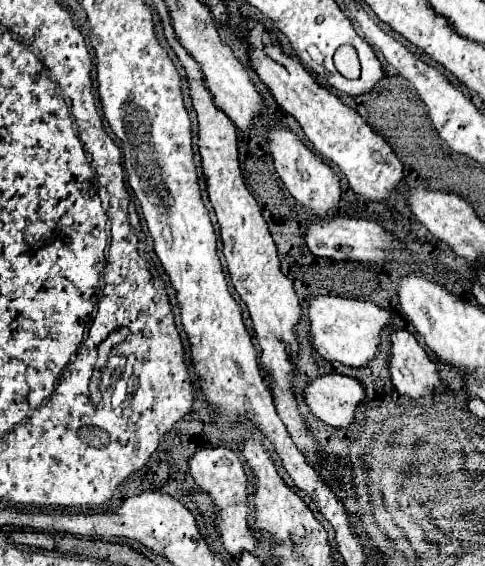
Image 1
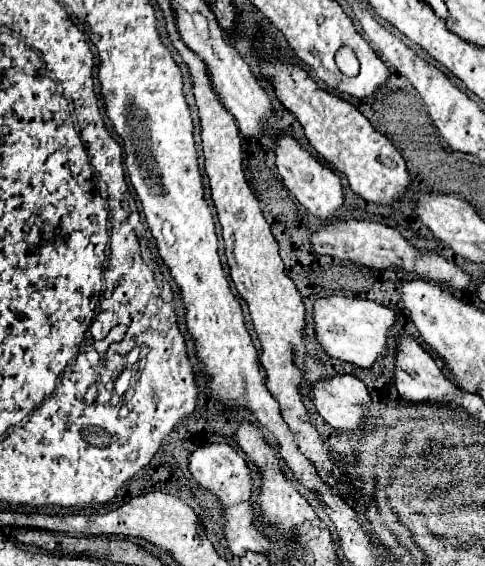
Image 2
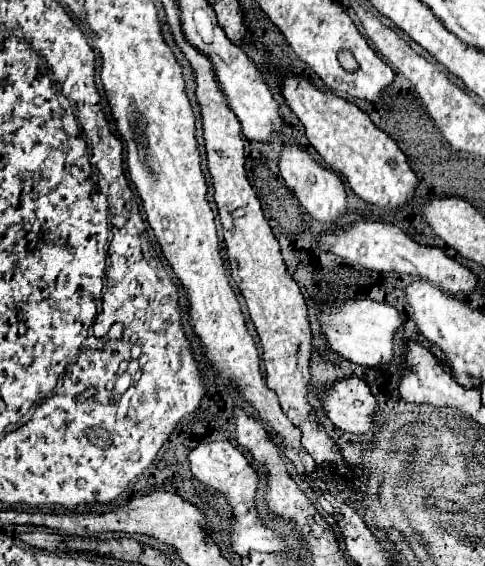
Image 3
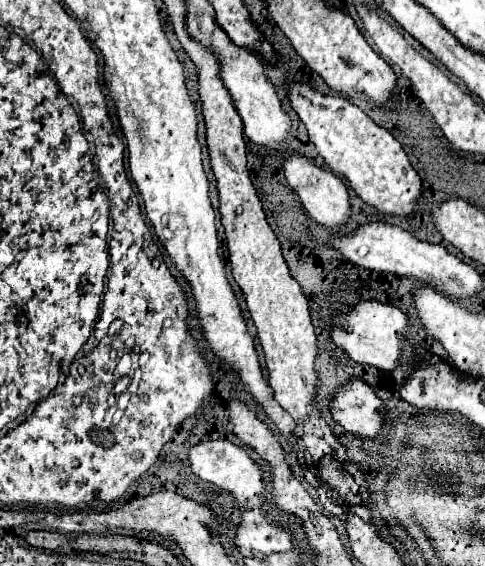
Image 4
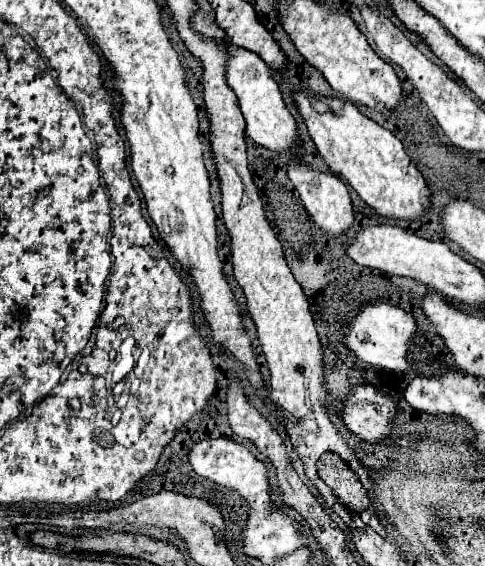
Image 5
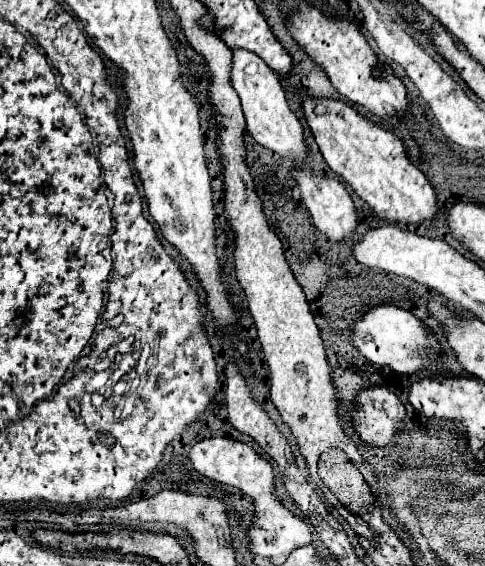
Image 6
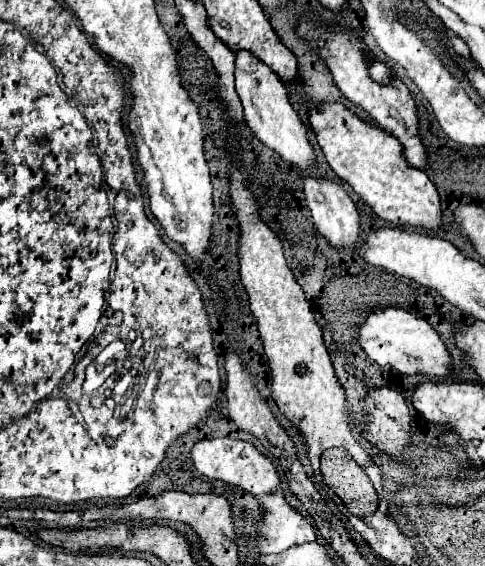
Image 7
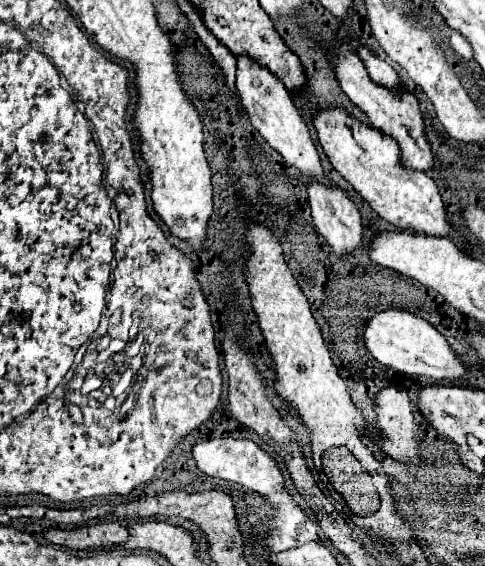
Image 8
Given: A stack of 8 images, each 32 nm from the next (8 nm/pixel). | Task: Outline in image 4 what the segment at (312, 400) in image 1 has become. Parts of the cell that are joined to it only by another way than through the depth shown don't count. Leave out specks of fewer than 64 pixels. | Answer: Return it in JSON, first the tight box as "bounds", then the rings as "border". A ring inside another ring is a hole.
{"bounds":[330,380,388,438],"border":[[[352,380],[340,388],[330,408],[332,418],[342,424],[346,432],[364,438],[376,438],[384,430],[388,418],[386,402],[362,380]]]}

